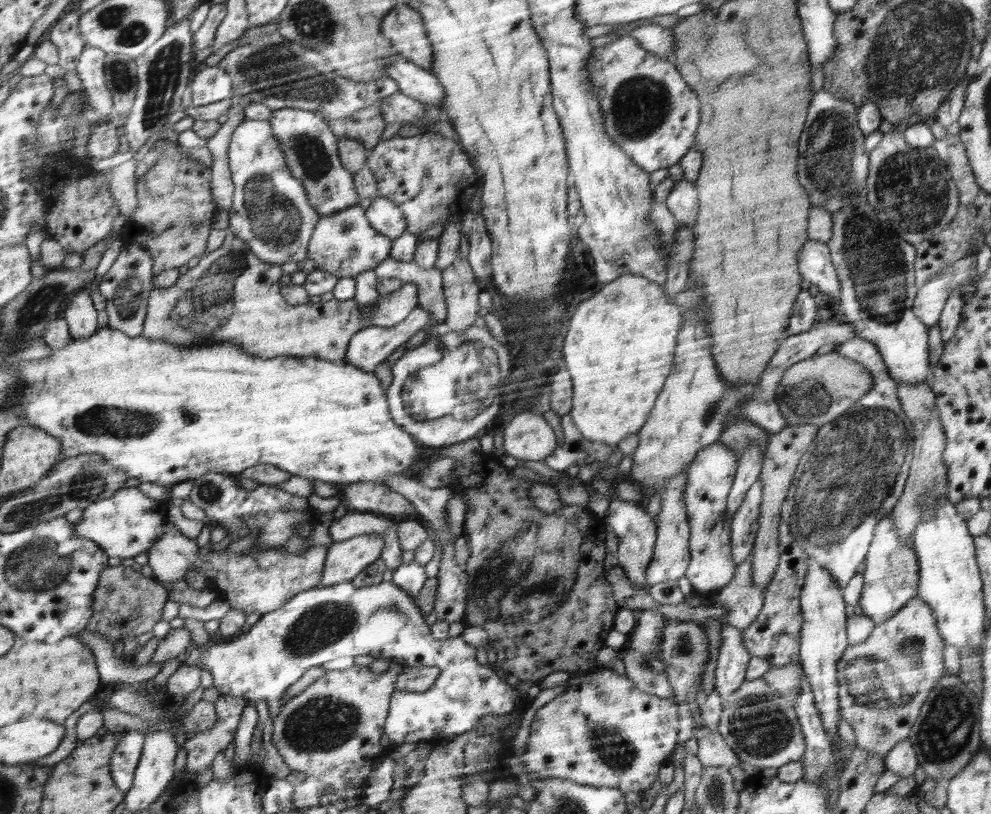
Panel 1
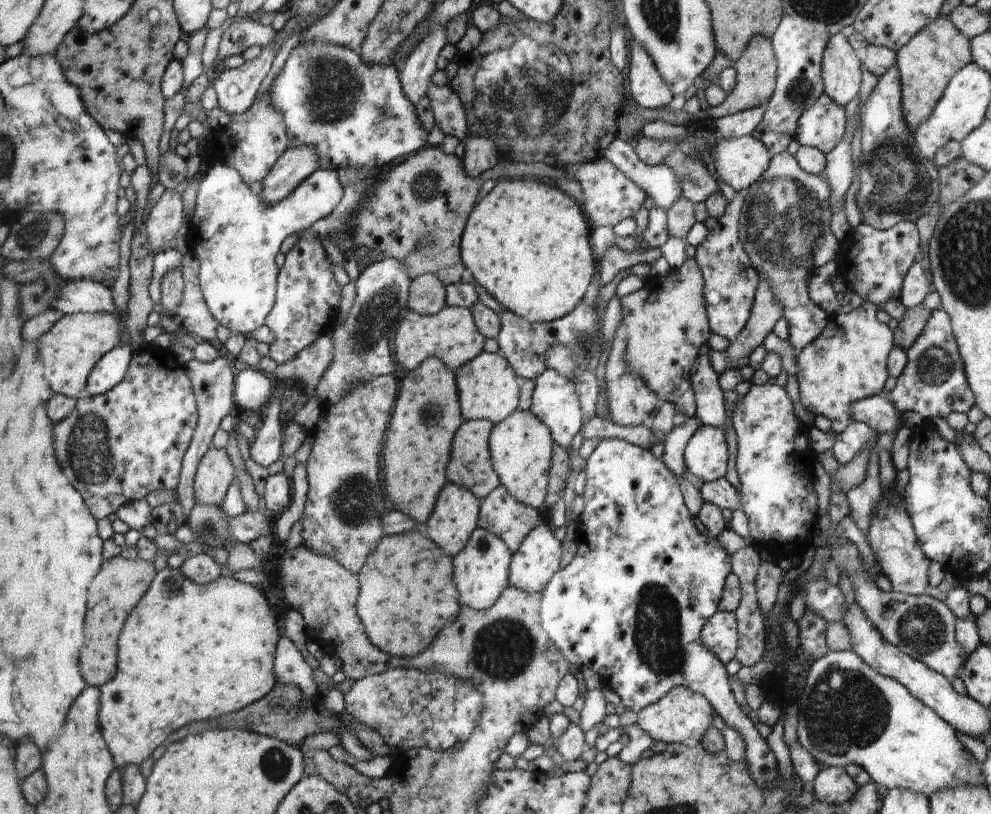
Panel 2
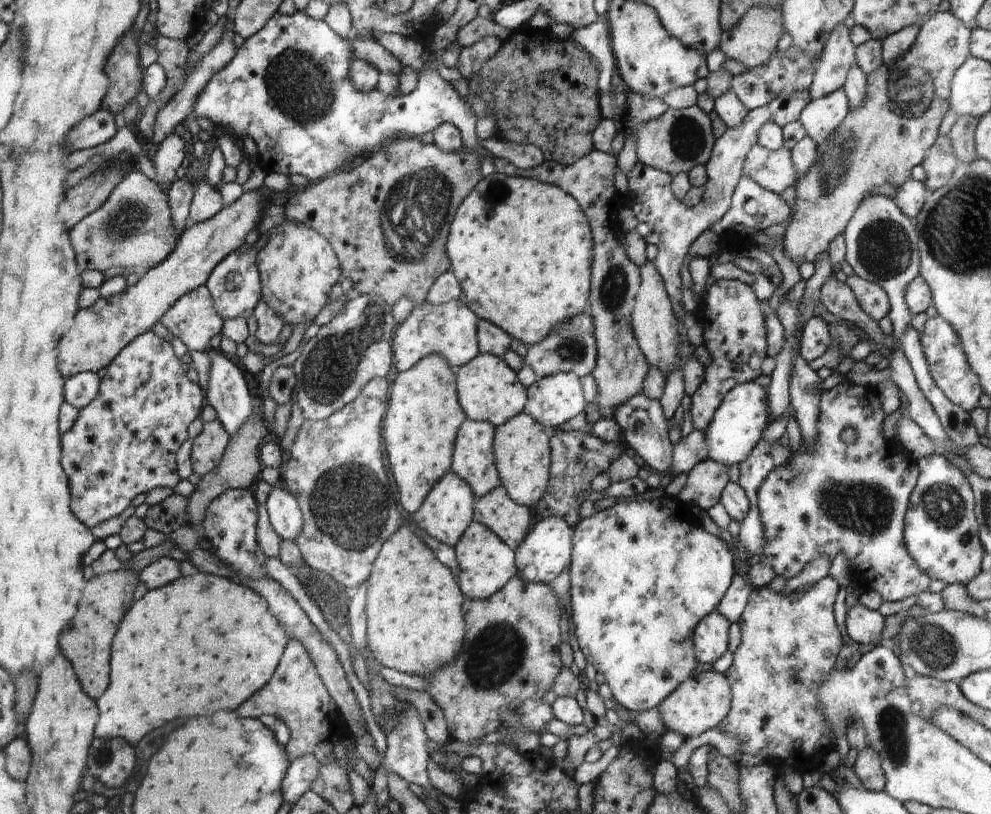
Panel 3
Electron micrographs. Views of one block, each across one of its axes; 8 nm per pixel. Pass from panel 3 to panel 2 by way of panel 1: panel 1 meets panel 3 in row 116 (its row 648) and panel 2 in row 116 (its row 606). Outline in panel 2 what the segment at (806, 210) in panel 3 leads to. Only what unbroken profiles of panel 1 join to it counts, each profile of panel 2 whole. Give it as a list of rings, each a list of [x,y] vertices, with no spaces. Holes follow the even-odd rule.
[[[946,15],[939,16],[938,20],[929,24],[911,42],[897,51],[896,66],[900,69],[903,88],[903,117],[914,134],[930,118],[952,76],[968,62],[972,62],[972,59],[969,37]]]

